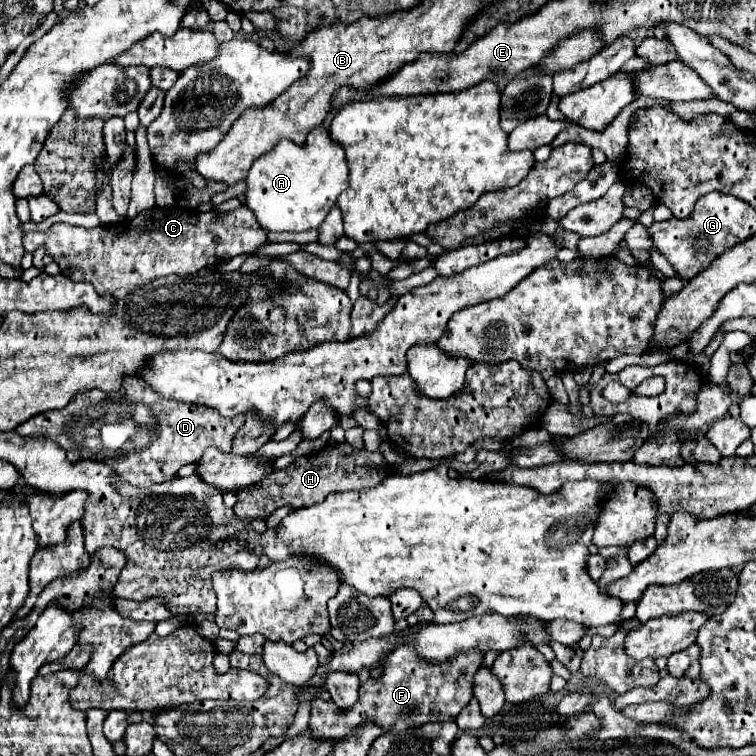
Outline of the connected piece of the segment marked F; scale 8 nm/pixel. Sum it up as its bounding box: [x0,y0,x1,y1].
[309,645,485,741]

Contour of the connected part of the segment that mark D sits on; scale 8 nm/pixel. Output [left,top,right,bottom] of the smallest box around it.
[149,397,245,483]

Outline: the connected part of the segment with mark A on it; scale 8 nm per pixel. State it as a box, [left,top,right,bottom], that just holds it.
[245,123,347,231]

